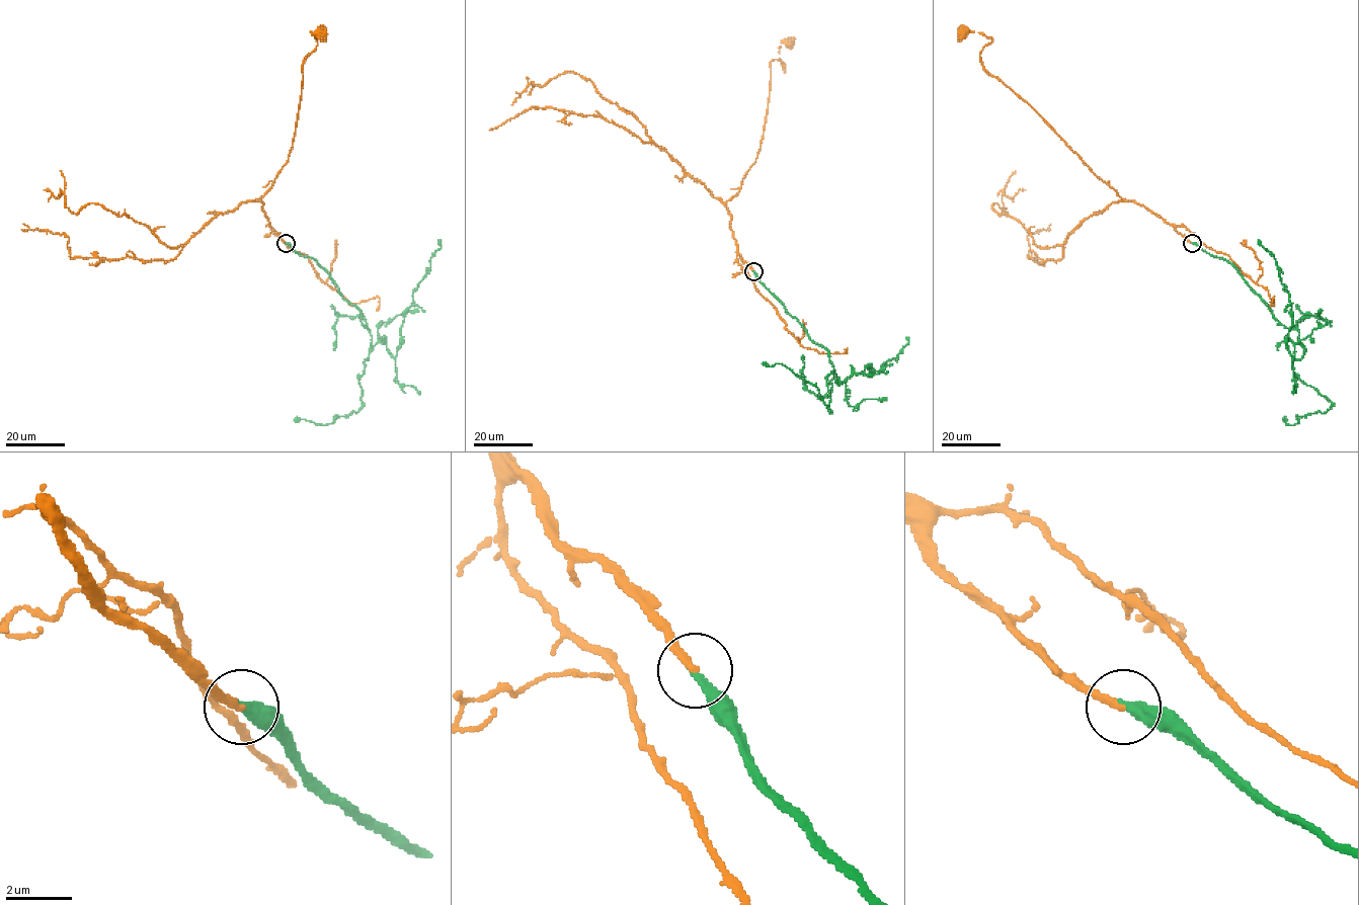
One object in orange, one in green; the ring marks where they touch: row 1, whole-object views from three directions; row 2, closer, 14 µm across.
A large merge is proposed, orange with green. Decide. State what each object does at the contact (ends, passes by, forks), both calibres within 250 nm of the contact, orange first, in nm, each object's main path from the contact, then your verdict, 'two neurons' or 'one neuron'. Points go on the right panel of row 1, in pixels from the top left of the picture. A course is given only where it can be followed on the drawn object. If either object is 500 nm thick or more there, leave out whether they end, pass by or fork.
orange ends there; green ends there; 240 nm thick on the orange side, 320 nm on the other; orange runs (1192, 243), (1143, 207), (1122, 198), (1034, 109), (983, 67), (980, 51), (991, 39), (977, 31), (961, 31); green runs (1192, 243), (1228, 261), (1273, 316), (1298, 331), (1303, 356), (1292, 360), (1293, 374), (1331, 406), (1284, 421); one neuron

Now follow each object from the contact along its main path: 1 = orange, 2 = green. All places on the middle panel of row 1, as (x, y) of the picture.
1: (753, 271), (737, 252), (726, 201), (755, 162), (770, 63), (781, 60), (785, 71), (779, 49), (791, 40)
2: (753, 271), (828, 352), (840, 378), (832, 372), (826, 380), (830, 410), (813, 385), (762, 363)

